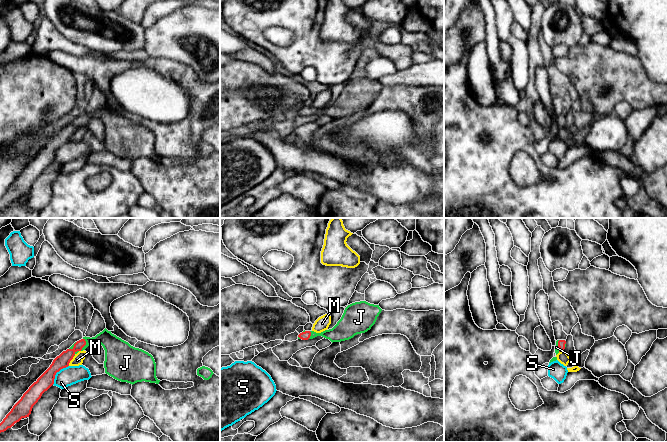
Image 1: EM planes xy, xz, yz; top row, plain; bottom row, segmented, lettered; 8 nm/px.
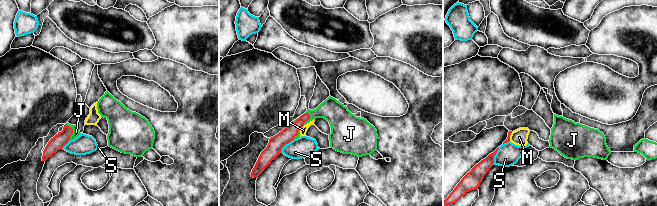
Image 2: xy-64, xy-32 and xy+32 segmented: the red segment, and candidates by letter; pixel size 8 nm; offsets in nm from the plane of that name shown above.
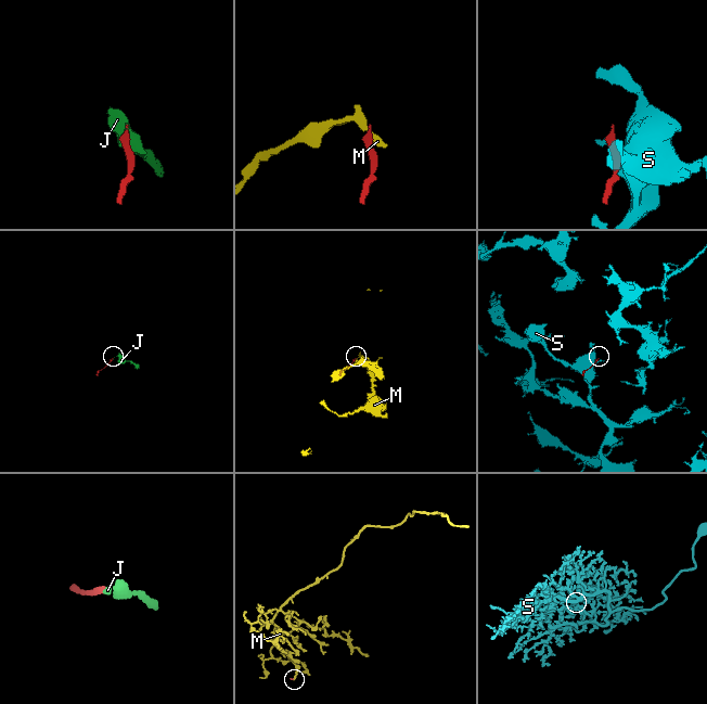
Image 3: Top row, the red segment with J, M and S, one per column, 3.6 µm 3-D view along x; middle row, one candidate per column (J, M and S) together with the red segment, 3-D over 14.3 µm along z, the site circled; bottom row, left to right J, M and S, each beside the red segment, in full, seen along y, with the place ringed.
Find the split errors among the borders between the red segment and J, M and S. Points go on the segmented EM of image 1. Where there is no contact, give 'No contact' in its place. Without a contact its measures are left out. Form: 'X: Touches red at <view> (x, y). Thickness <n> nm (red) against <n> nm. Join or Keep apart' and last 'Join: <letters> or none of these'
J: Touches red at xy (85, 344). Thickness 110 nm (red) against 180 nm. Join
M: Touches red at xy (70, 360). Thickness 120 nm (red) against 90 nm. Keep apart
S: Touches red at xy (56, 372). Thickness 120 nm (red) against 150 nm. Keep apart
Join: J

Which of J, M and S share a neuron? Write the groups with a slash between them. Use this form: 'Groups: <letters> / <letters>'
Groups: J / M / S

